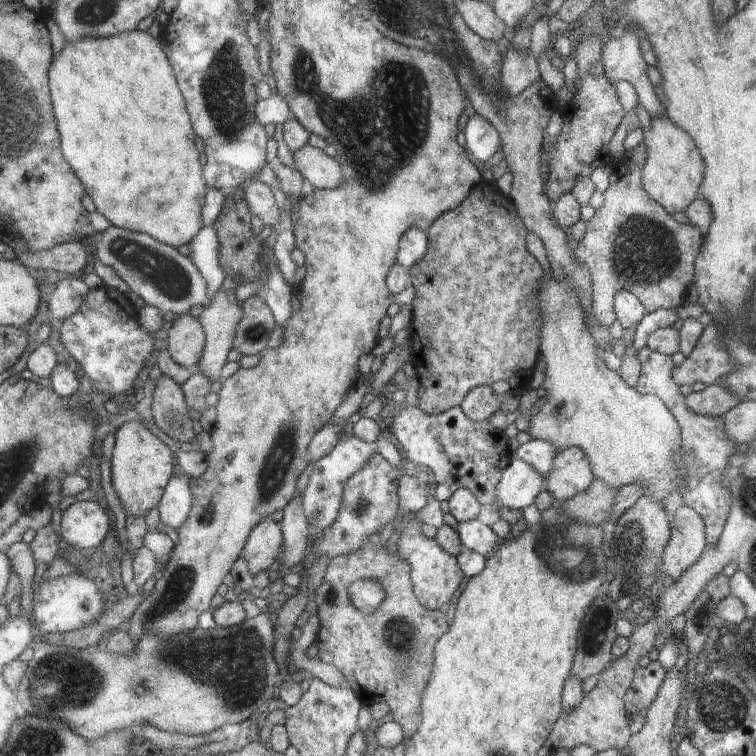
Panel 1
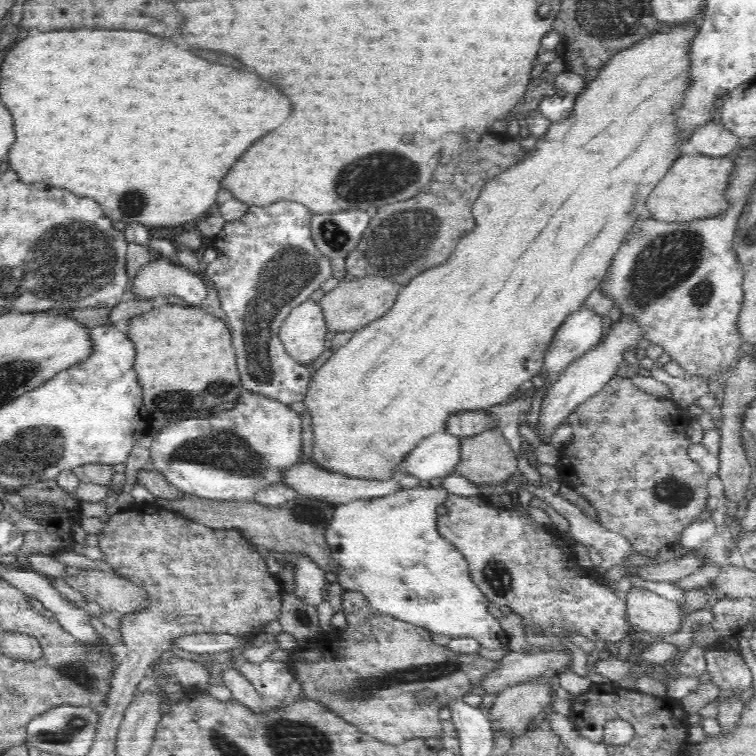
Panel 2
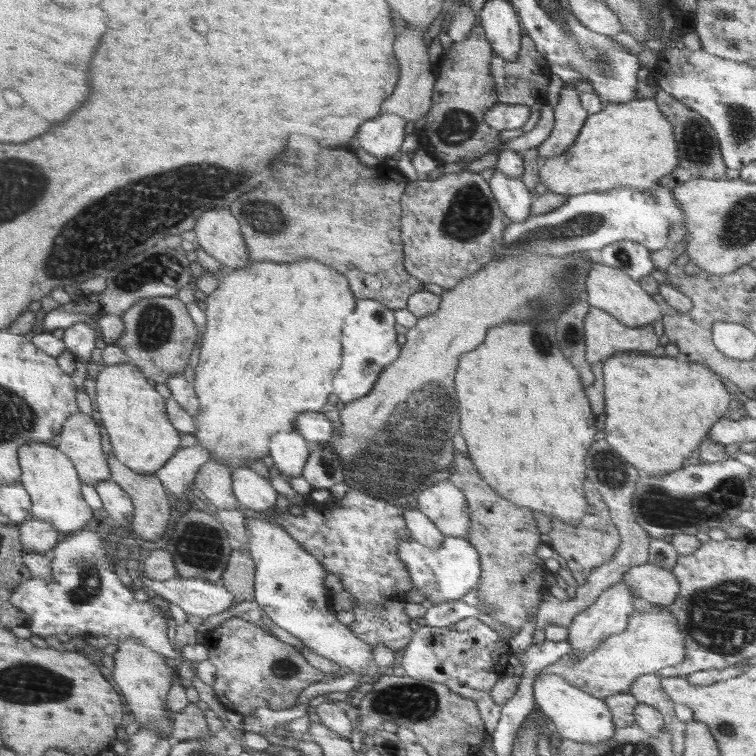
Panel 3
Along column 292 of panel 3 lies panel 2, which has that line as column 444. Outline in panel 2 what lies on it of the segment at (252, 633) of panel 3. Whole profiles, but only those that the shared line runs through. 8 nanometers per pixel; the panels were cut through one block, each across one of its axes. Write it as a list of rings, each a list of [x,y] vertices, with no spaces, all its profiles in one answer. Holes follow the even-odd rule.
[[[354,590],[345,591],[342,595],[341,603],[343,614],[347,620],[347,626],[346,630],[337,630],[336,636],[334,636],[334,646],[332,646],[332,656],[334,656],[334,660],[329,656],[330,644],[328,644],[328,650],[324,653],[324,658],[318,660],[318,666],[316,666],[316,662],[314,662],[314,664],[308,664],[308,662],[293,662],[289,665],[291,666],[292,671],[294,671],[294,677],[300,681],[301,694],[306,695],[310,700],[332,706],[332,711],[336,712],[336,714],[344,714],[344,716],[340,717],[343,717],[350,723],[354,723],[360,730],[374,738],[380,739],[382,742],[402,743],[408,738],[426,738],[427,740],[441,738],[443,731],[442,725],[440,724],[441,718],[439,717],[439,710],[448,707],[448,700],[462,698],[462,694],[464,694],[470,686],[476,686],[478,680],[481,680],[480,684],[482,684],[486,677],[499,669],[500,665],[498,665],[498,662],[486,662],[486,660],[480,660],[480,656],[476,656],[476,654],[466,655],[463,654],[463,652],[454,652],[451,648],[448,648],[448,646],[444,647],[433,644],[431,633],[426,628],[420,628],[417,624],[396,620],[392,615],[384,614],[383,612],[376,610],[375,607],[368,602],[366,595],[361,592],[356,592]],[[422,690],[431,690],[434,695],[436,695],[436,700],[434,700],[432,704],[427,705],[416,702],[416,695],[419,694],[418,692],[422,692]]]

